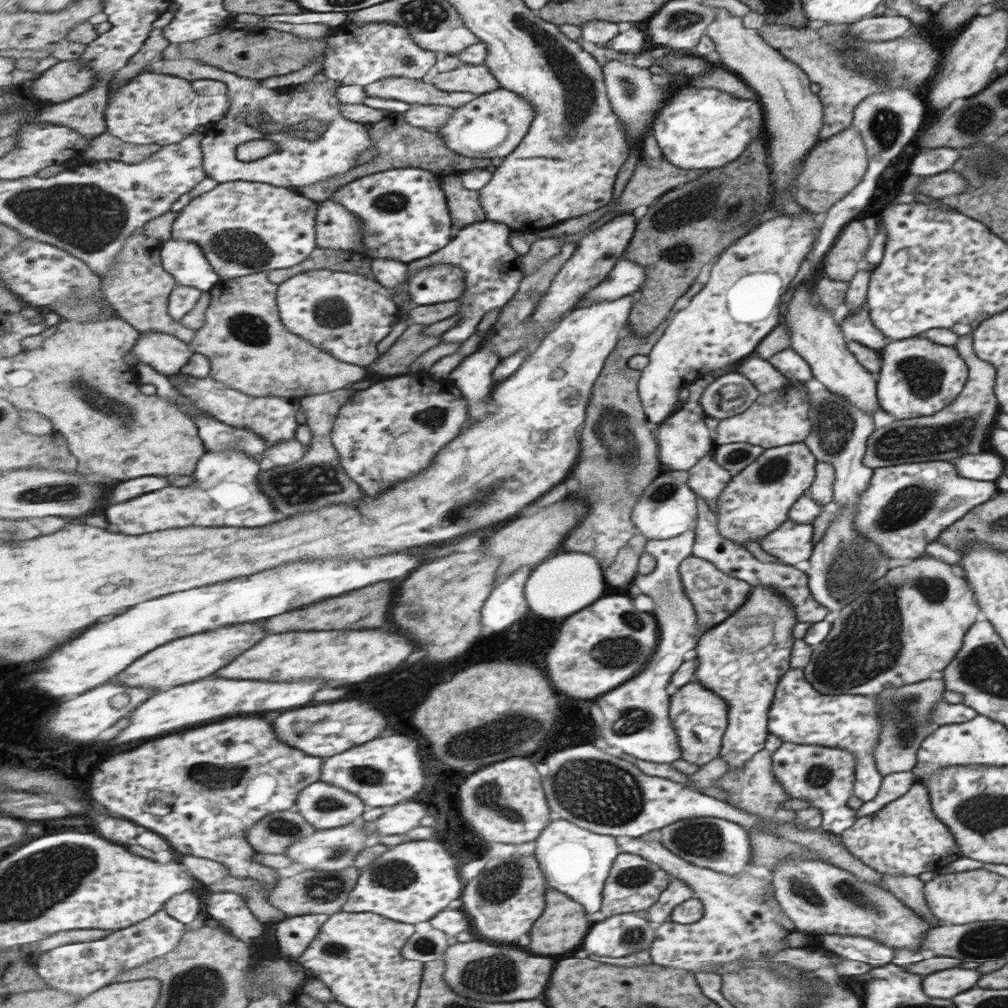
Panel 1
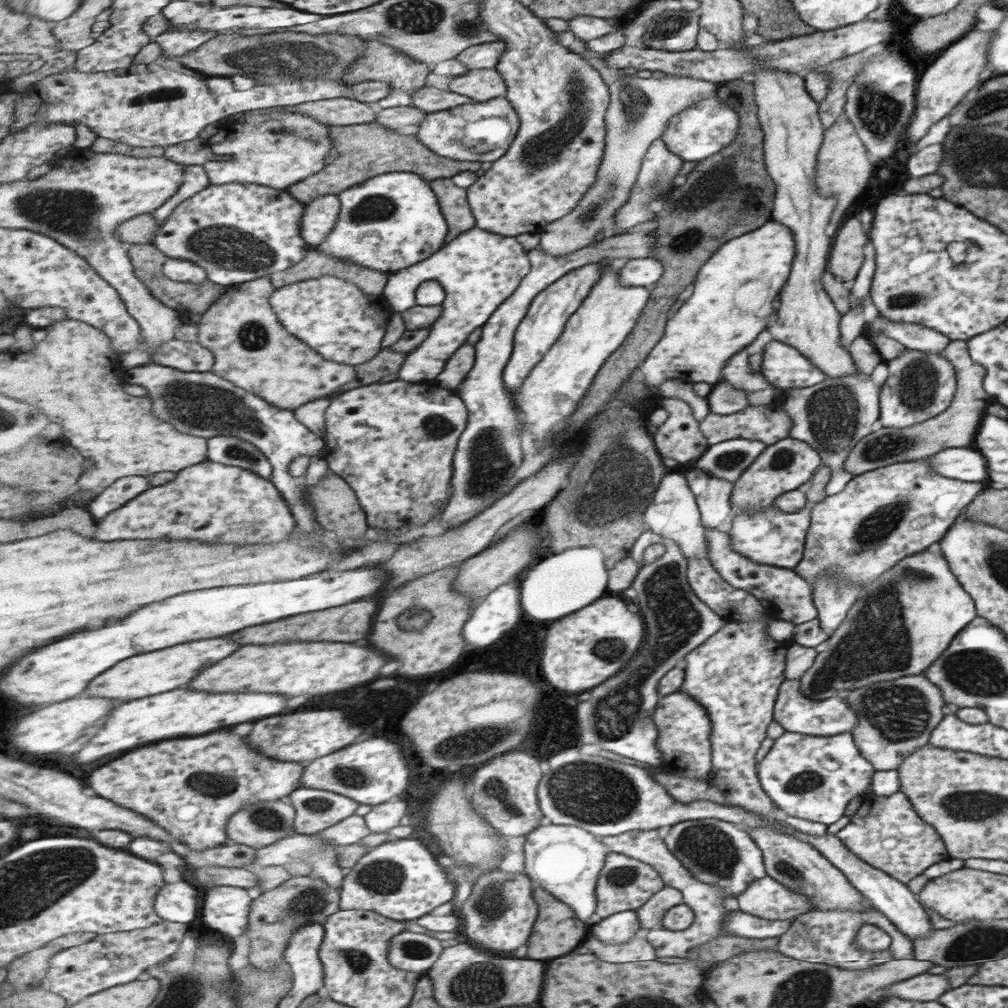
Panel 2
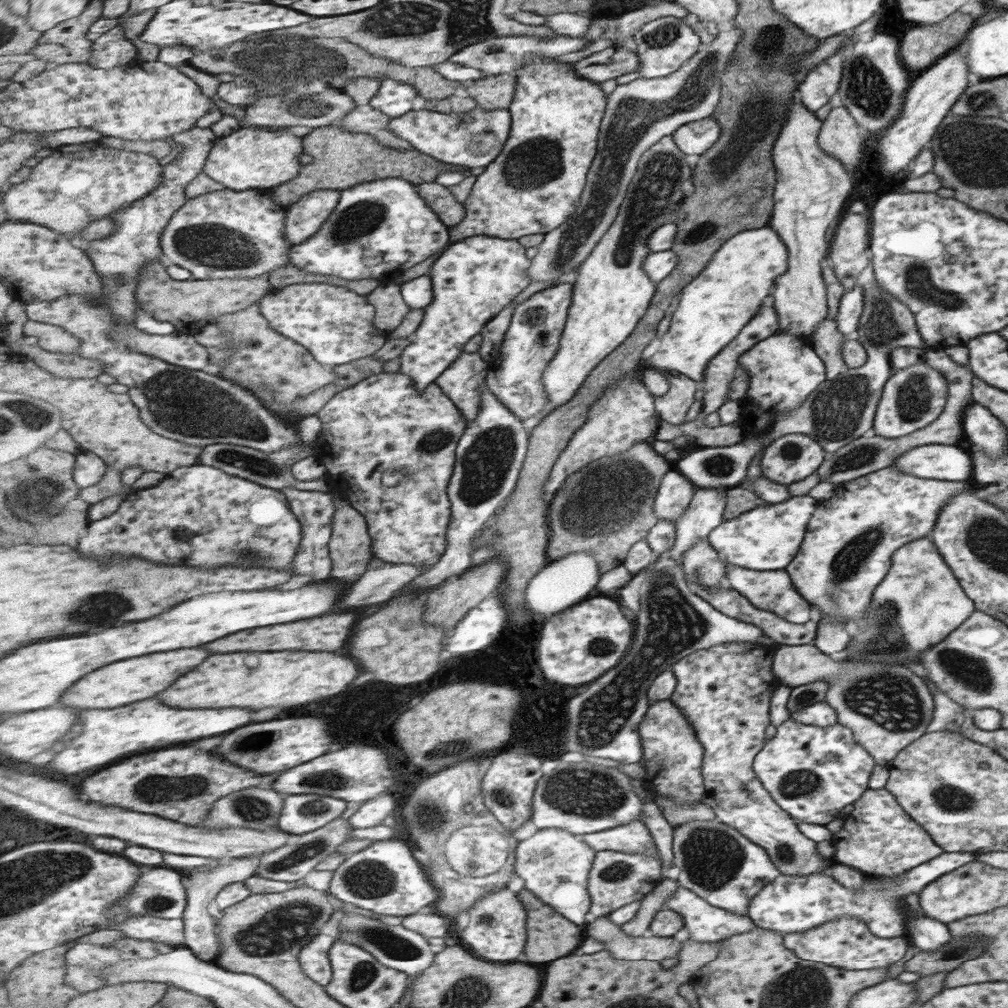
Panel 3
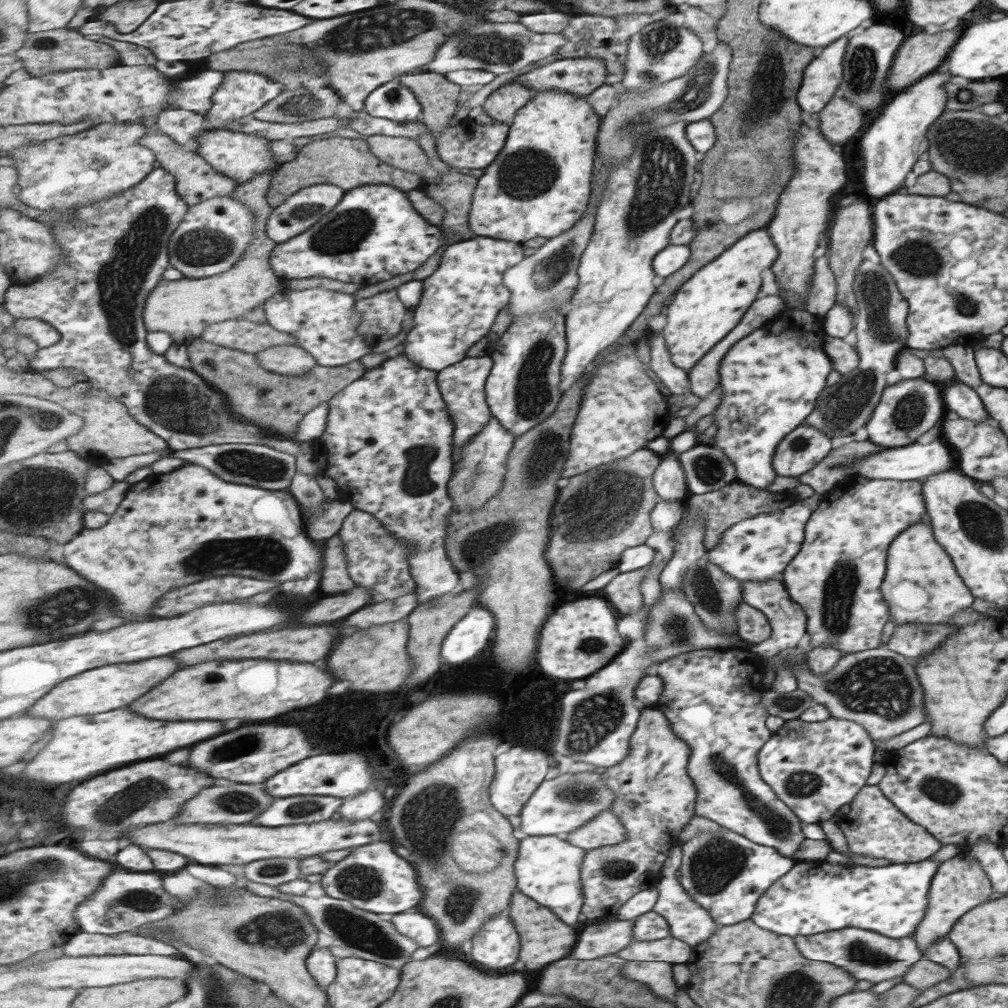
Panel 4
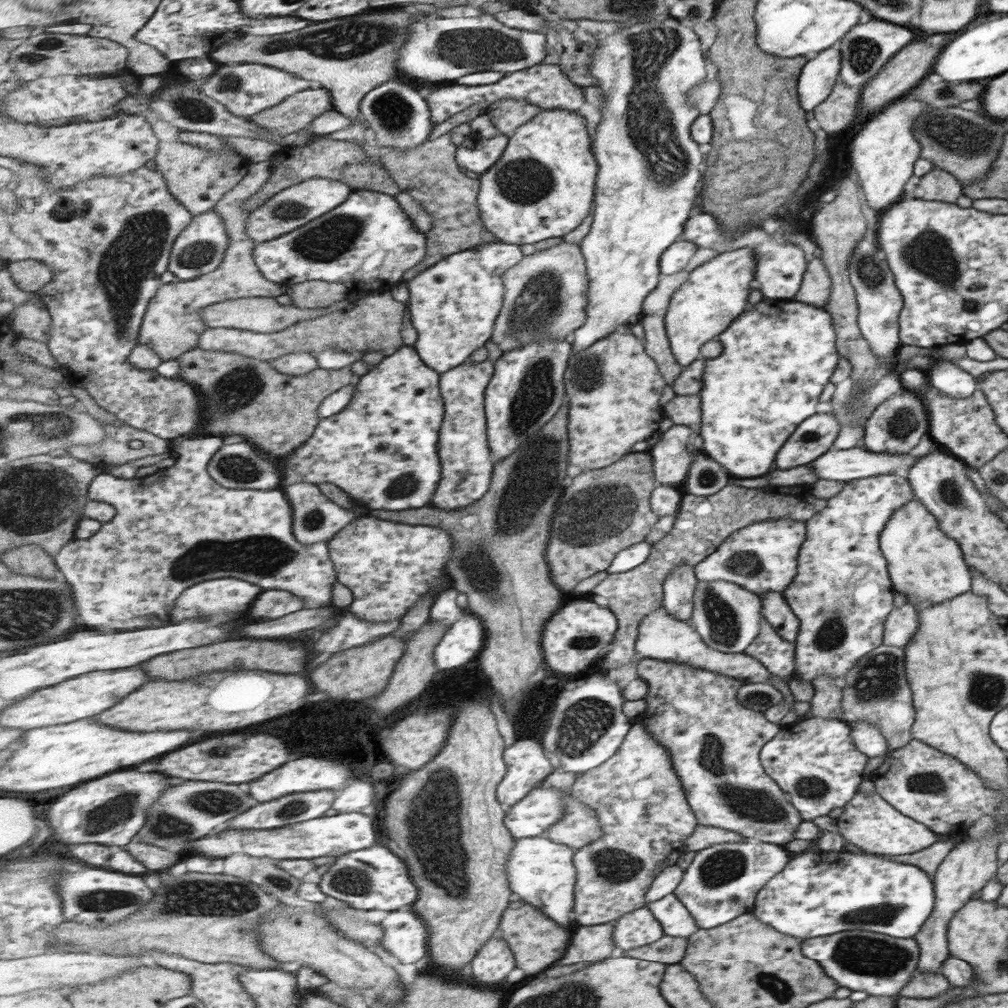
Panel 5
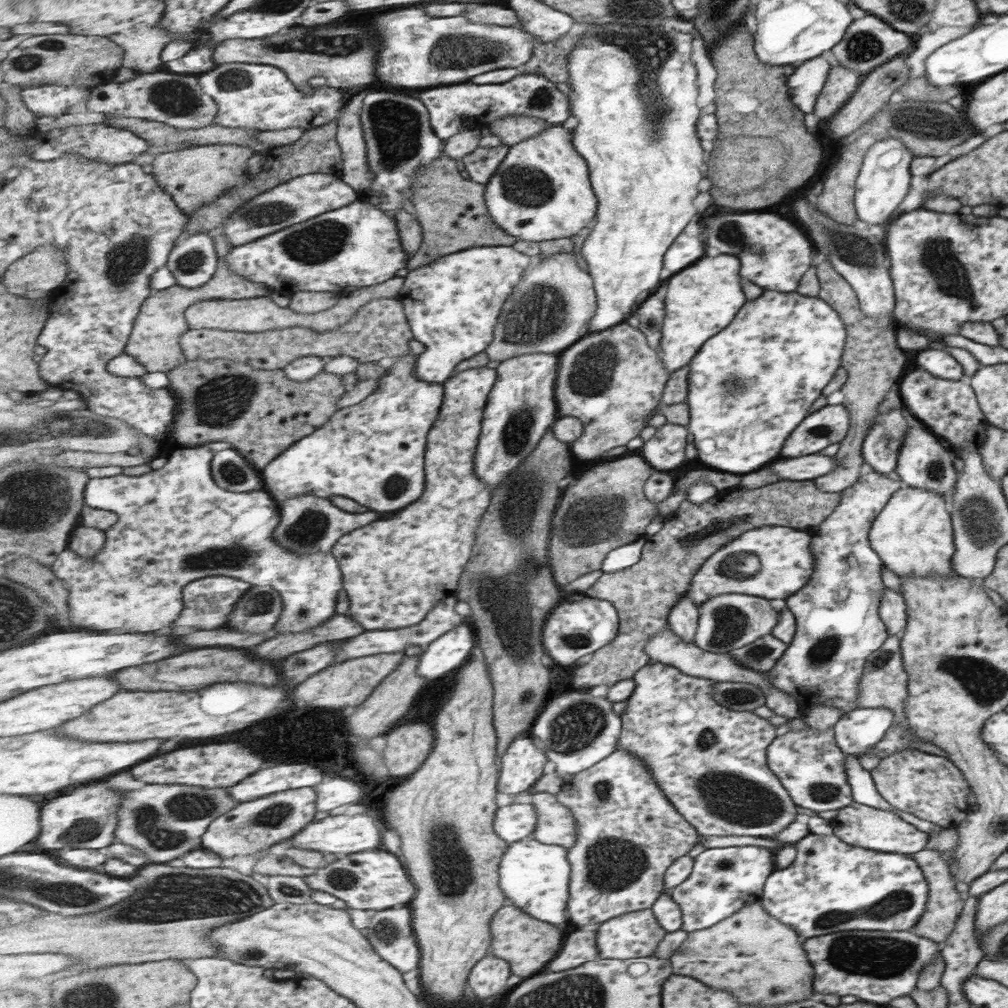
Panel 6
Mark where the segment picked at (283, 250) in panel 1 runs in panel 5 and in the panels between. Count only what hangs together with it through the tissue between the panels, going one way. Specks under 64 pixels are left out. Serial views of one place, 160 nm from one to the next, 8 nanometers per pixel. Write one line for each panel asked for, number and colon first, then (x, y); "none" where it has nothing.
2: (237, 232)
3: (224, 234)
4: (215, 235)
5: (201, 249)

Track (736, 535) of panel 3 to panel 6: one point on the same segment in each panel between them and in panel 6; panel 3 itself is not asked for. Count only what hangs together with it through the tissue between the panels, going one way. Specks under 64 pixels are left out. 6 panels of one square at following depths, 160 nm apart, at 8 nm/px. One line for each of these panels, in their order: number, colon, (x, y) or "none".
4: (756, 549)
5: (760, 557)
6: (772, 562)

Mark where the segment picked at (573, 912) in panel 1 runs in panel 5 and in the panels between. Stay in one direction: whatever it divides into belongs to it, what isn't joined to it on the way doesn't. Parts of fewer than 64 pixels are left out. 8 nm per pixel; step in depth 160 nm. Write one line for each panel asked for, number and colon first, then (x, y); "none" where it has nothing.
2: (559, 930)
3: (551, 936)
4: (545, 939)
5: (539, 941)

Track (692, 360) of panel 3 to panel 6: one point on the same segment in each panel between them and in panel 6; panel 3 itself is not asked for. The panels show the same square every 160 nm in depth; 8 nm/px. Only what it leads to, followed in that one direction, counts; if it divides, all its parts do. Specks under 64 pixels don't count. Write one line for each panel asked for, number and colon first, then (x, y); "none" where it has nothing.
4: (704, 309)
5: (715, 293)
6: (699, 302)

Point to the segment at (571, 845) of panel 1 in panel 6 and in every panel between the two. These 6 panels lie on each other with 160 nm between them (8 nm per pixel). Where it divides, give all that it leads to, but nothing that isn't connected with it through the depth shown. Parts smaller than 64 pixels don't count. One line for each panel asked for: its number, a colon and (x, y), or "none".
2: (566, 860)
3: (555, 864)
4: (549, 868)
5: (541, 870)
6: (534, 875)

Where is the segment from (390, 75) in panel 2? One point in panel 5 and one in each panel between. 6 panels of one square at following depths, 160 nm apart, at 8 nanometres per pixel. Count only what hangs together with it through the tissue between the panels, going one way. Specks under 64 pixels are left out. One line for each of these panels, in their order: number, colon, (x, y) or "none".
3: (395, 99)
4: (393, 101)
5: (397, 116)

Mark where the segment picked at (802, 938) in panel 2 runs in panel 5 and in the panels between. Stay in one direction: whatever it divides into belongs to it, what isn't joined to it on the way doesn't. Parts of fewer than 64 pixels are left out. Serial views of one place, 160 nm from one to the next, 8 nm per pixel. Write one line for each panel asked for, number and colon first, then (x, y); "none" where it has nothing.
3: (844, 942)
4: (867, 955)
5: (880, 965)

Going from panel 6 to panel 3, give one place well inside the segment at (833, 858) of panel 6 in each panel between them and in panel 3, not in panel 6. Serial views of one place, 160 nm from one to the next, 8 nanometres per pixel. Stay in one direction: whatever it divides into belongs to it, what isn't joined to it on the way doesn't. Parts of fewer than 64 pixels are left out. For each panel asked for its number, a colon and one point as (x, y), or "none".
3: (791, 904)
4: (815, 897)
5: (821, 893)

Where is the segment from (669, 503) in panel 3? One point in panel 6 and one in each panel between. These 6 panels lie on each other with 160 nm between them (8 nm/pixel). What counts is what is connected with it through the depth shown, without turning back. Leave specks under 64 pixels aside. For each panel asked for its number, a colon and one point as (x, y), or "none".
4: (667, 480)
5: (670, 460)
6: (664, 451)

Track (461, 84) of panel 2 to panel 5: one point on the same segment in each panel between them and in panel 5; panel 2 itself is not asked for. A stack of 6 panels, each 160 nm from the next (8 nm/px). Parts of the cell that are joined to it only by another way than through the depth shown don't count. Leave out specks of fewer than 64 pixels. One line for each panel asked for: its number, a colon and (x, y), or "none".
3: (493, 92)
4: (502, 105)
5: (507, 116)

